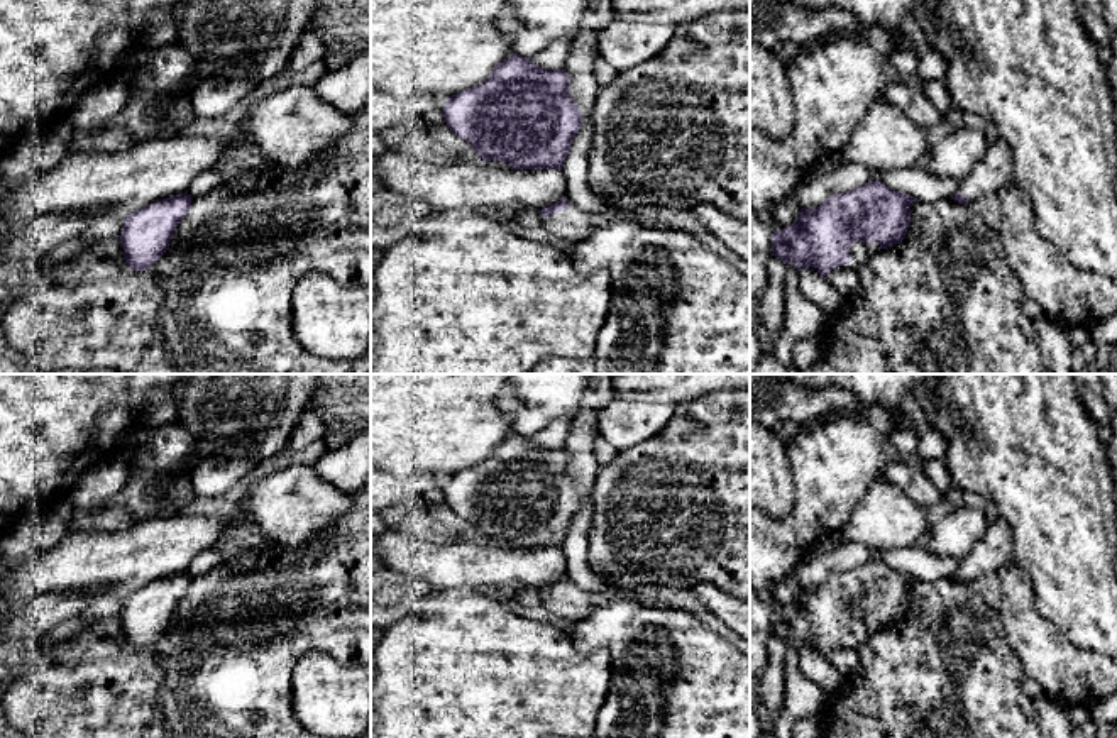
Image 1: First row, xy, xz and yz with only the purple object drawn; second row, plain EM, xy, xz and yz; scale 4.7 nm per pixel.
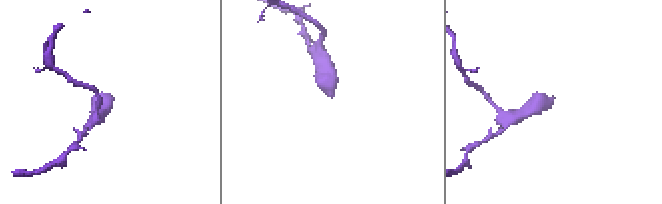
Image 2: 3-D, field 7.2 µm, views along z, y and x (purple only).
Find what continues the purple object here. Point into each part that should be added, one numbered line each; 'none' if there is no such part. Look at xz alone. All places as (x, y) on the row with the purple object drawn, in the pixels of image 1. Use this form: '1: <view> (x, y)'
1: xz (574, 224)

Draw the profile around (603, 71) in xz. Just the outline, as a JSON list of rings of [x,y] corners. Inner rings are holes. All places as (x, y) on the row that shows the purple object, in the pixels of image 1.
[[[596,58],[592,63],[592,76],[599,86],[606,86],[618,78],[618,71],[603,58]]]

